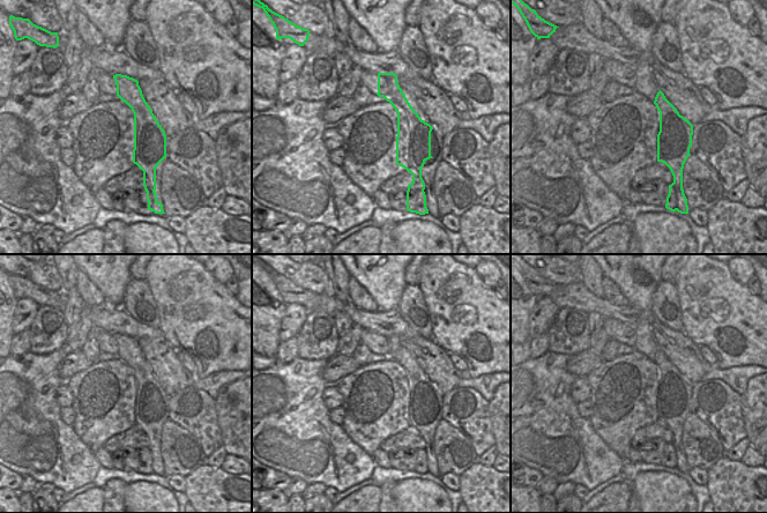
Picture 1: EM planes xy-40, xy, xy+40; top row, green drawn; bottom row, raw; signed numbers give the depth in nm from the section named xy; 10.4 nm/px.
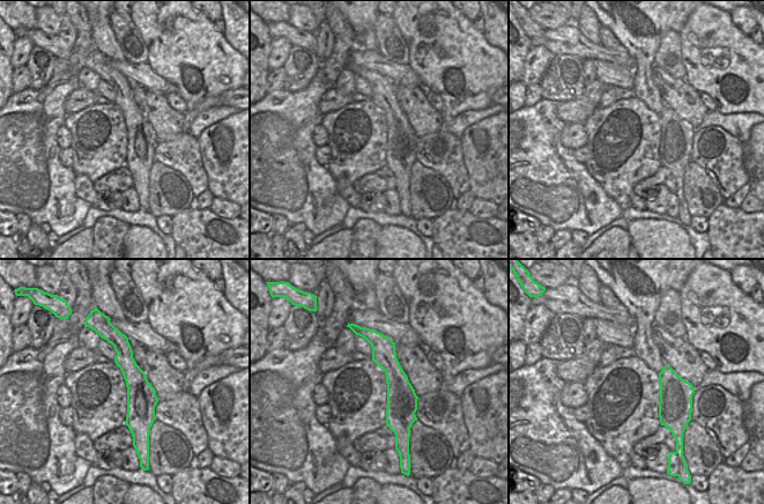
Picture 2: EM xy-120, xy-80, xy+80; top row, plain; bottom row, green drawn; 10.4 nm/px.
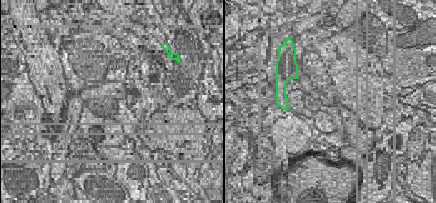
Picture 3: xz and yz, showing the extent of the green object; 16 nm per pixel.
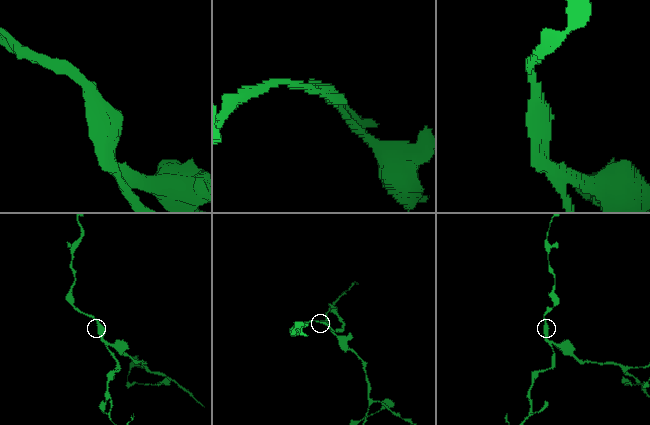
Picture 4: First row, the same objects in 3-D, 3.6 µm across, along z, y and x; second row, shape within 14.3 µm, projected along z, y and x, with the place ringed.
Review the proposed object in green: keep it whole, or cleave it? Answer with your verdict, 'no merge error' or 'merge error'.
merge error

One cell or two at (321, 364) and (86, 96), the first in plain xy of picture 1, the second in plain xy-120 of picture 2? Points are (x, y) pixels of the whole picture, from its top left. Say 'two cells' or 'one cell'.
one cell

